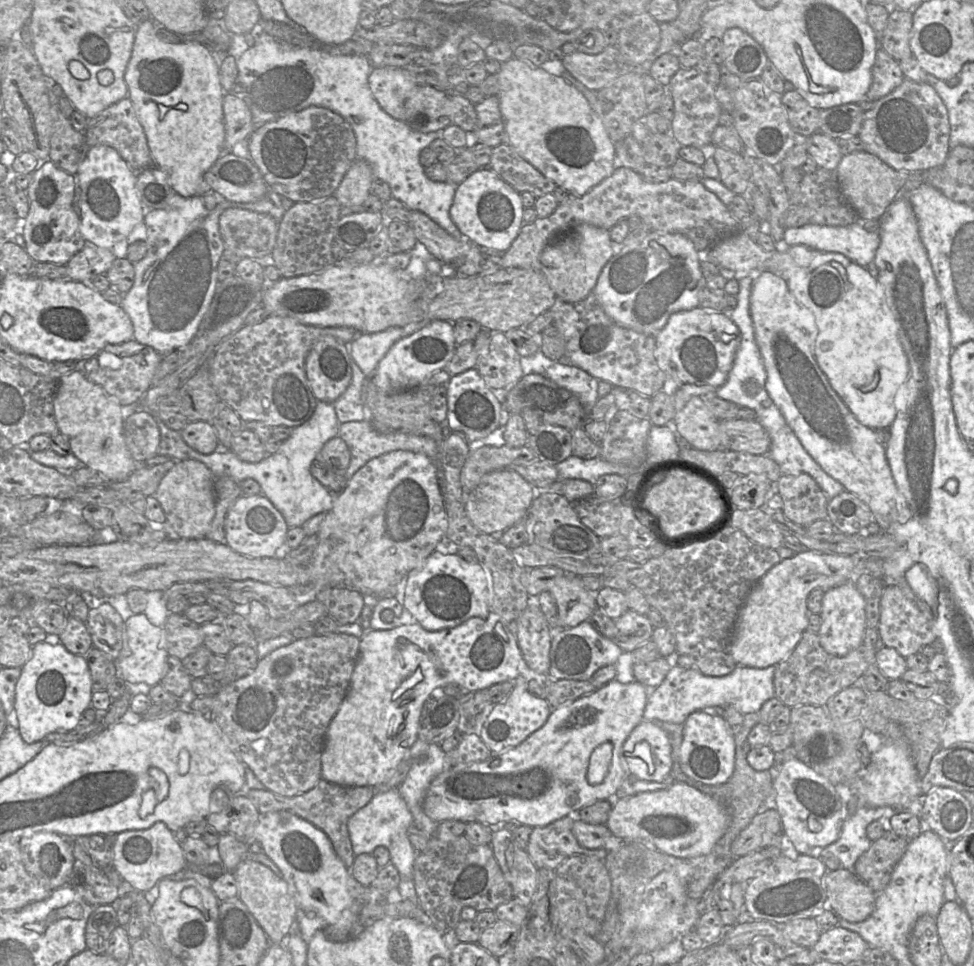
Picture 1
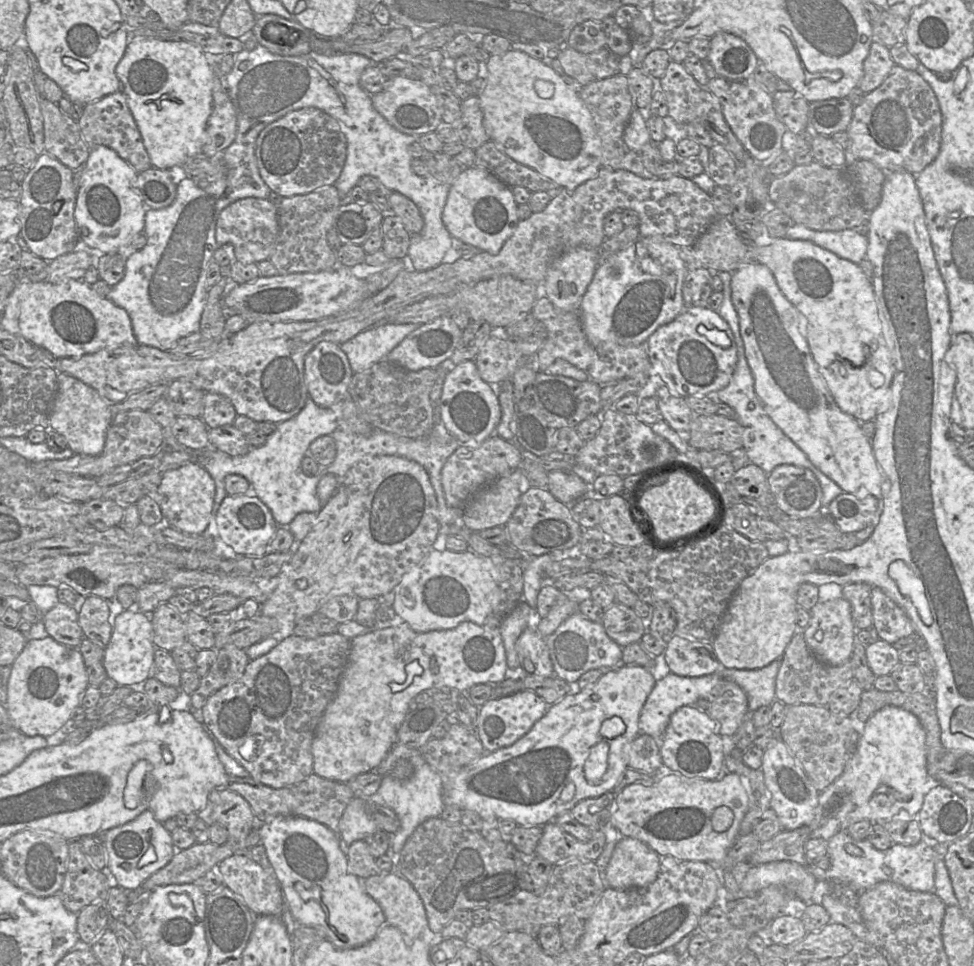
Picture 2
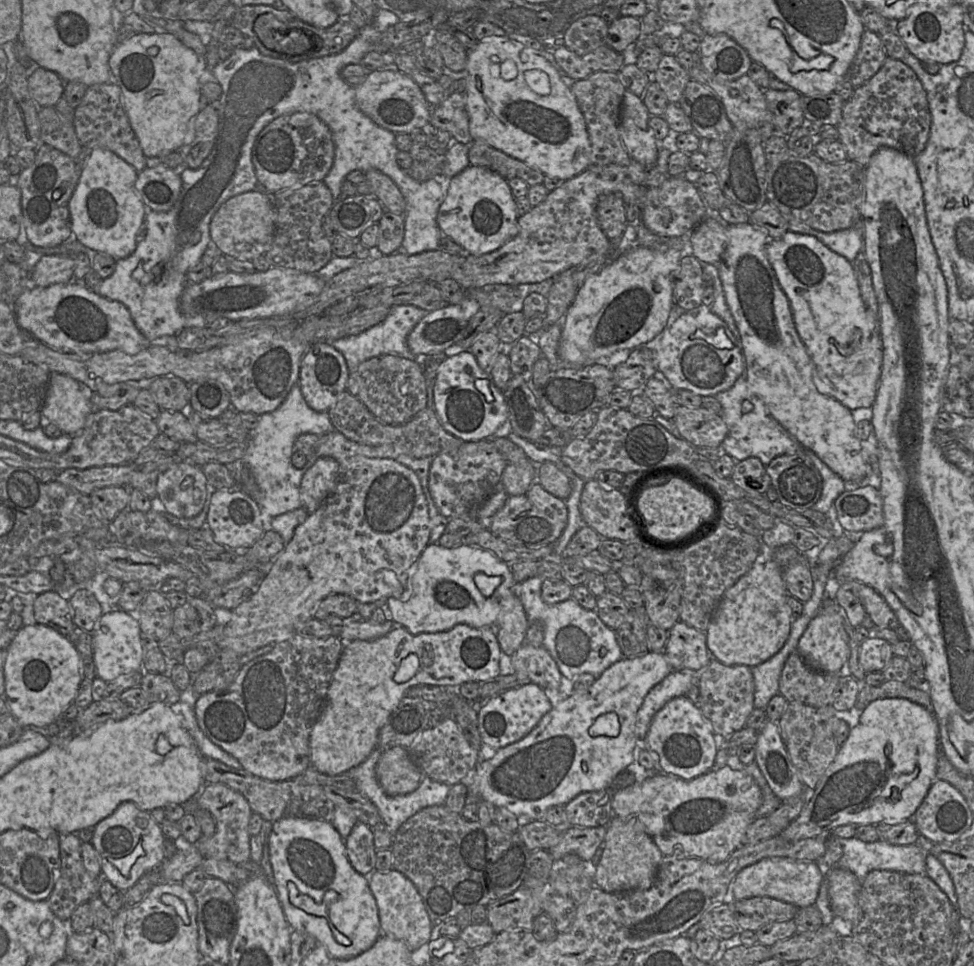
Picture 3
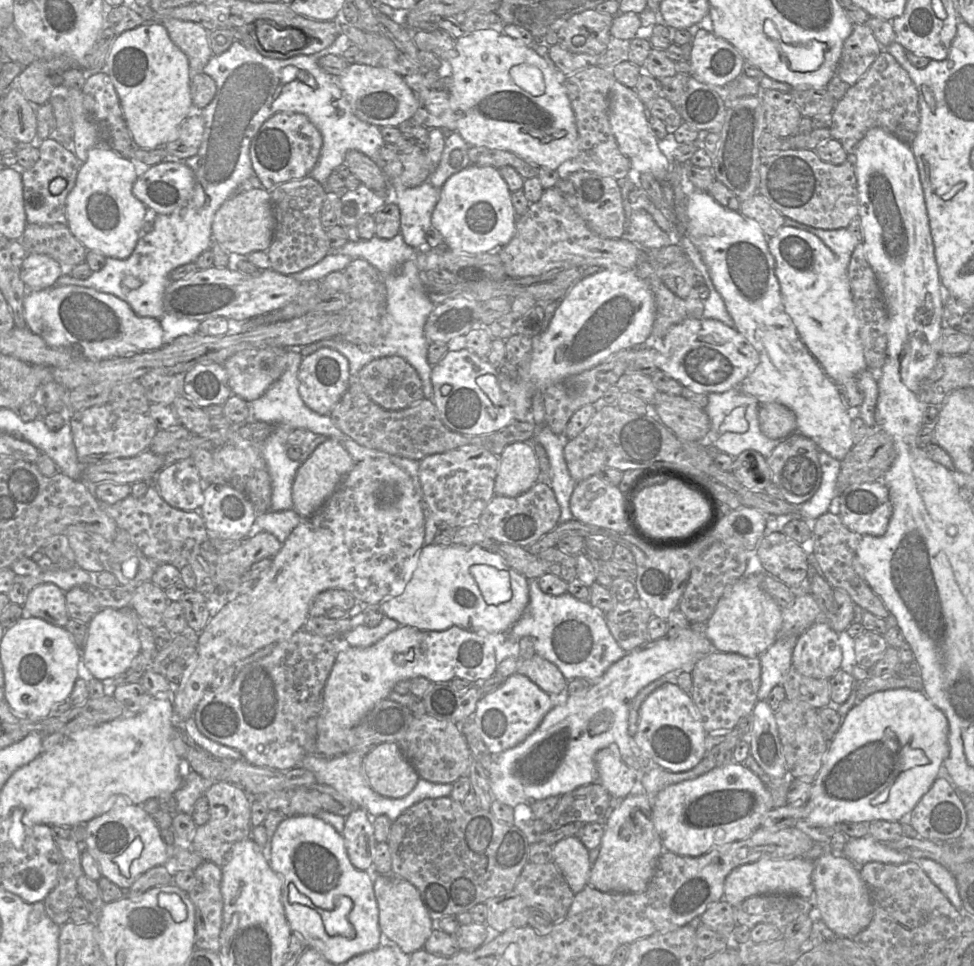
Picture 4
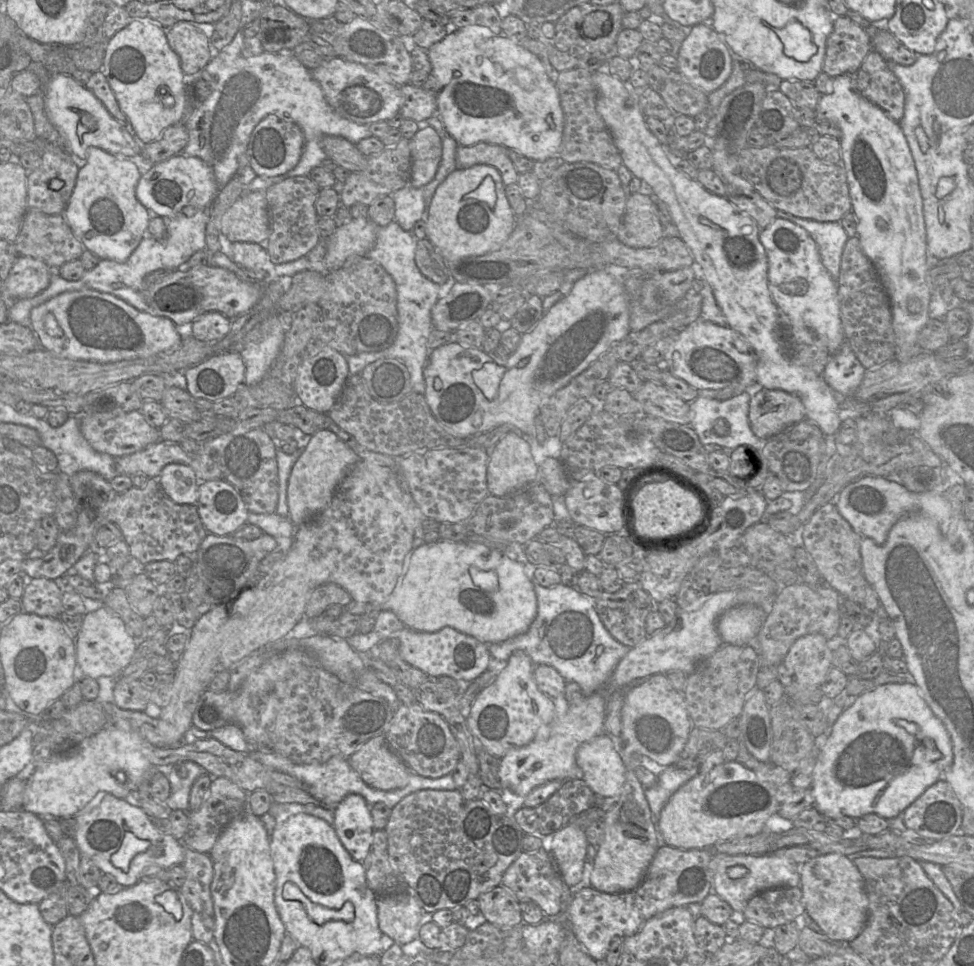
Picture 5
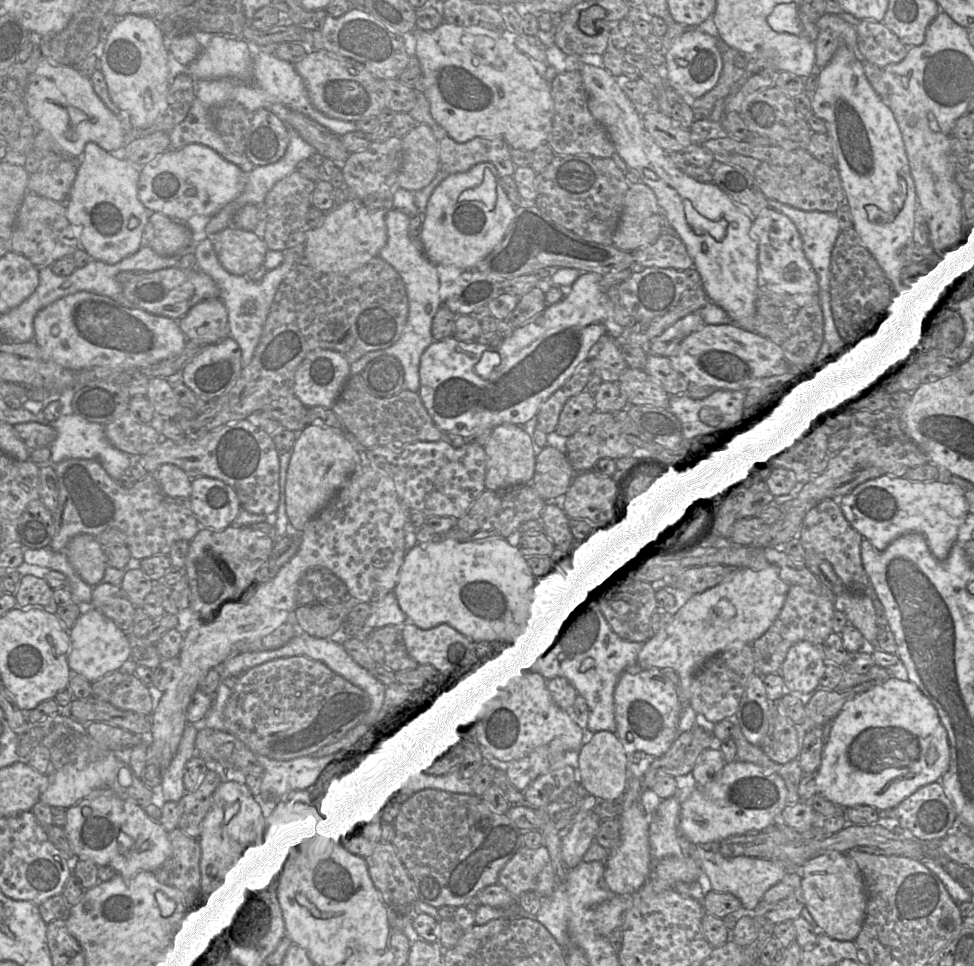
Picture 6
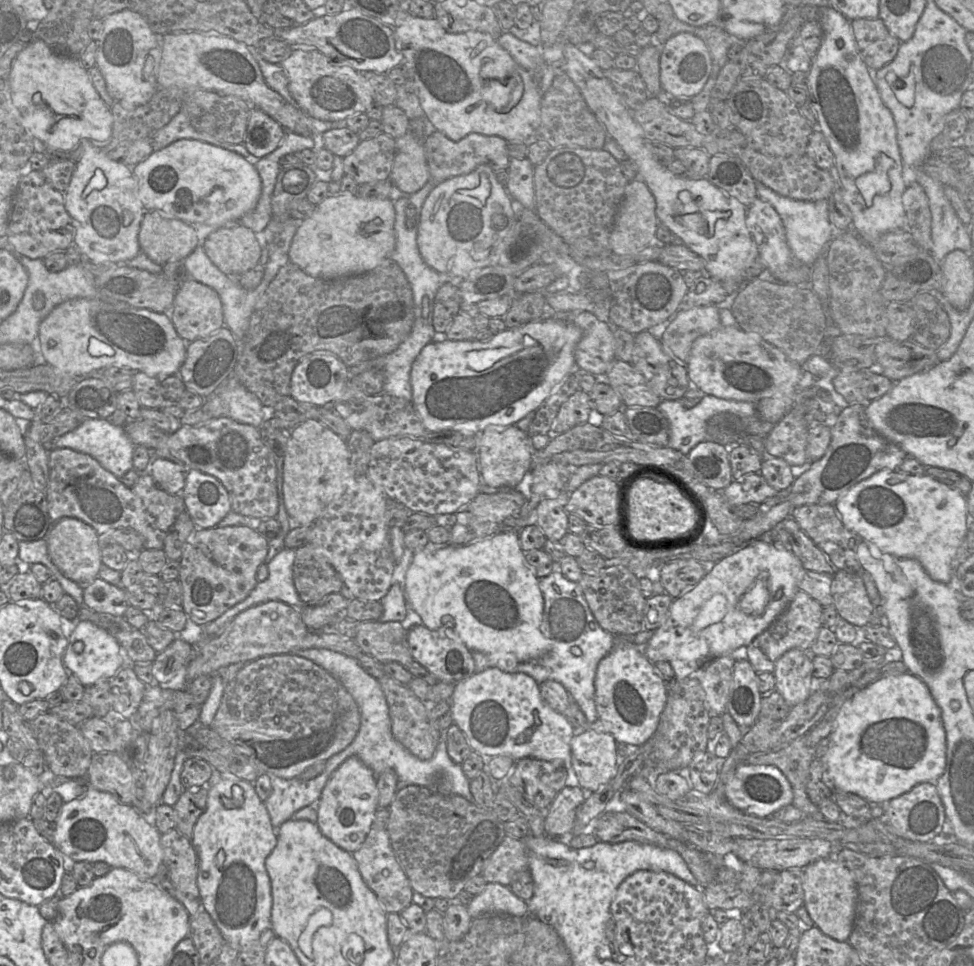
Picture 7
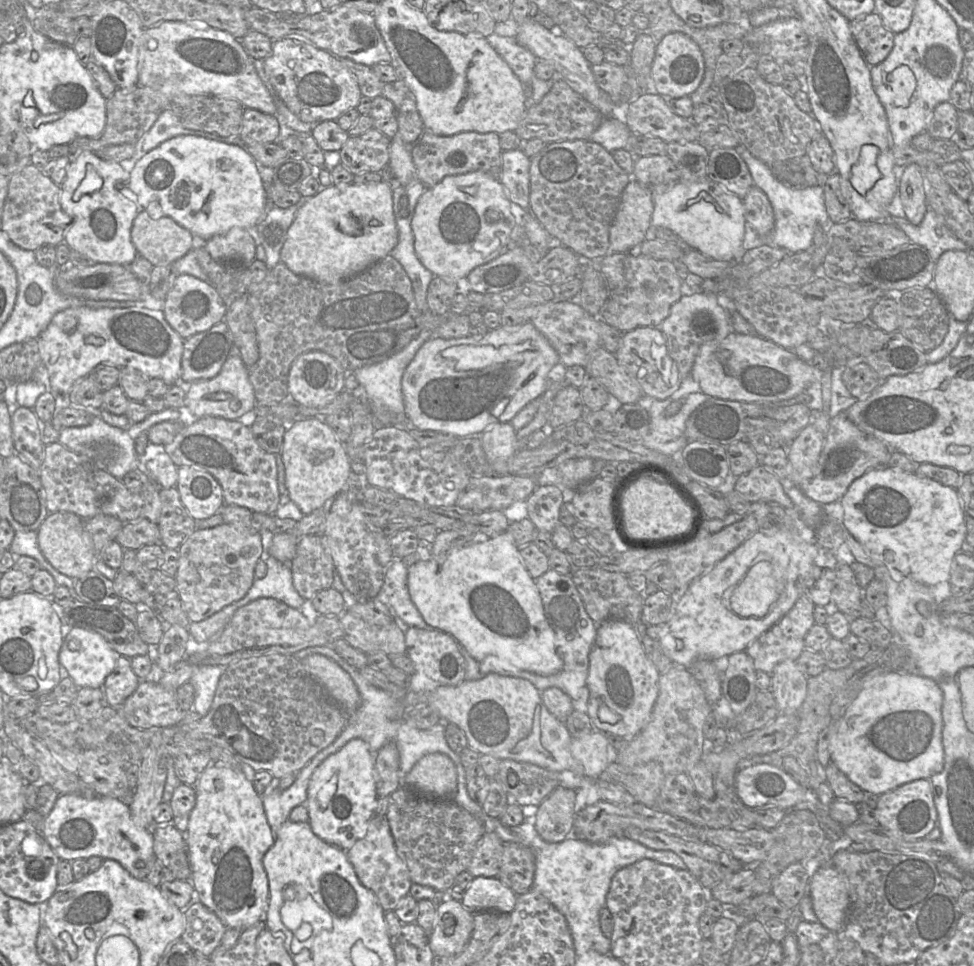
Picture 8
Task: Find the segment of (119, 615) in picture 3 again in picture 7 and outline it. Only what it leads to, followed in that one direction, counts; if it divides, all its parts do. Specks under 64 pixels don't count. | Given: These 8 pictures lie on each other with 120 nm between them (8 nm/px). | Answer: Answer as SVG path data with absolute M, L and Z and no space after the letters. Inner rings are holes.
M78 621L68 641L63 663L85 687L100 680L110 680L123 667L124 653L119 643L107 631L92 622ZM76 641L82 641L84 644L84 649L81 653L76 653L72 647Z

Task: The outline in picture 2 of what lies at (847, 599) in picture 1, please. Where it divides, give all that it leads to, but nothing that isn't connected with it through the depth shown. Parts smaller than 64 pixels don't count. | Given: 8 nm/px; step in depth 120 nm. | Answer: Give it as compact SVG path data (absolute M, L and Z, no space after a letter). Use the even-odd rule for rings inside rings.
M842 598L817 603L811 610L811 618L804 629L804 639L812 653L822 662L838 666L850 660L853 651L854 639L857 634L854 625L851 605Z

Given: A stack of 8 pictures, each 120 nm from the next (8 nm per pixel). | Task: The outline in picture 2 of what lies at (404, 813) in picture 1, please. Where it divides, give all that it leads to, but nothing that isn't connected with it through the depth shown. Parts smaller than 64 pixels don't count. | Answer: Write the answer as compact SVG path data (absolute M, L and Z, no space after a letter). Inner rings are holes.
M354 798L346 807L340 822L339 834L345 848L358 840L365 840L370 844L371 837L379 831L367 812L368 798Z

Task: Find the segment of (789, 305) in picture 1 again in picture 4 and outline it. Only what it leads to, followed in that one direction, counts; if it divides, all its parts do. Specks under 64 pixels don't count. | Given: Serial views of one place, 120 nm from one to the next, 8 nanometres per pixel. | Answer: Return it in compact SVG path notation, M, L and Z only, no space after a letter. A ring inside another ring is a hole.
M694 190L688 196L687 215L688 237L701 254L712 283L735 323L735 329L750 342L759 356L758 365L737 388L740 392L755 397L760 404L775 402L791 409L796 416L797 432L812 439L819 450L841 462L854 446L852 419L847 413L848 407L843 402L839 388L806 348L784 309L775 274L775 259L768 249L768 237L754 219L723 207L705 191Z

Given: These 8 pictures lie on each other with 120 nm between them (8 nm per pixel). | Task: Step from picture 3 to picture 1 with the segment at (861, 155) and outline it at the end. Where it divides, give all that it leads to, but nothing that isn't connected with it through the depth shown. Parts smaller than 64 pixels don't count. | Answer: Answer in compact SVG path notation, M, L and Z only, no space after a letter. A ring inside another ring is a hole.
M905 78L888 95L874 101L874 107L864 112L858 137L862 140L864 151L874 154L887 165L899 172L926 170L941 165L949 151L950 123L948 111L935 89L928 83L917 83Z

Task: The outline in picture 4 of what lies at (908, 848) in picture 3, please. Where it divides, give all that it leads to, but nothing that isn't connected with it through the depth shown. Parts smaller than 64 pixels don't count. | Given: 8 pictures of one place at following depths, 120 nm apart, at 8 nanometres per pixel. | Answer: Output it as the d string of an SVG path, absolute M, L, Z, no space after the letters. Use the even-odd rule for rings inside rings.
M870 835L862 838L849 837L843 854L856 866L863 866L868 862L898 865L911 861L911 858L906 854L889 848L885 843L876 840Z

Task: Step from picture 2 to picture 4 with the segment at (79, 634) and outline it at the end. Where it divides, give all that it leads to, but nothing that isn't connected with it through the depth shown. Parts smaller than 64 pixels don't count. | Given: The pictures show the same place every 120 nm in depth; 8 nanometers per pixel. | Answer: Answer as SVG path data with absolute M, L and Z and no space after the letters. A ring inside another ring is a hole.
M43 583L32 588L22 606L32 617L65 627L69 621L65 592L52 583Z

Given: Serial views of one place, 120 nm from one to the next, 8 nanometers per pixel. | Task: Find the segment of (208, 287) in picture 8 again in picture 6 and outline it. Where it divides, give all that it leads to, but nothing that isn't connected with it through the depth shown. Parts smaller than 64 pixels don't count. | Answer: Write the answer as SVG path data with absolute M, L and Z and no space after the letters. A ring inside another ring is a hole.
M220 298L197 303L177 321L186 340L213 344L229 336L228 310Z

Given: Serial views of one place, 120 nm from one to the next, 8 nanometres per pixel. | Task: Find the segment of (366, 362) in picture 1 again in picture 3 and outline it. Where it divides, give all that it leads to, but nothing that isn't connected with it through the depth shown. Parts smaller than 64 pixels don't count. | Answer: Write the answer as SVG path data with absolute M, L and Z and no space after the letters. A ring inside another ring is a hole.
M396 305L390 308L387 317L379 324L366 331L329 342L344 356L350 373L355 372L364 361L381 355L399 355L406 359L416 360L416 356L407 345L407 338L413 328L429 312L412 305Z

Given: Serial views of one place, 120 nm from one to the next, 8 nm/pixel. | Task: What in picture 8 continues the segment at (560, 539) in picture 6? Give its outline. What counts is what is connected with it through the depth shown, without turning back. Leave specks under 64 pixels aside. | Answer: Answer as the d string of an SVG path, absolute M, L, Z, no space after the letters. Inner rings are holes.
M537 486L526 499L528 519L539 531L549 532L560 523L559 513L563 502L571 502L571 492L561 486Z

